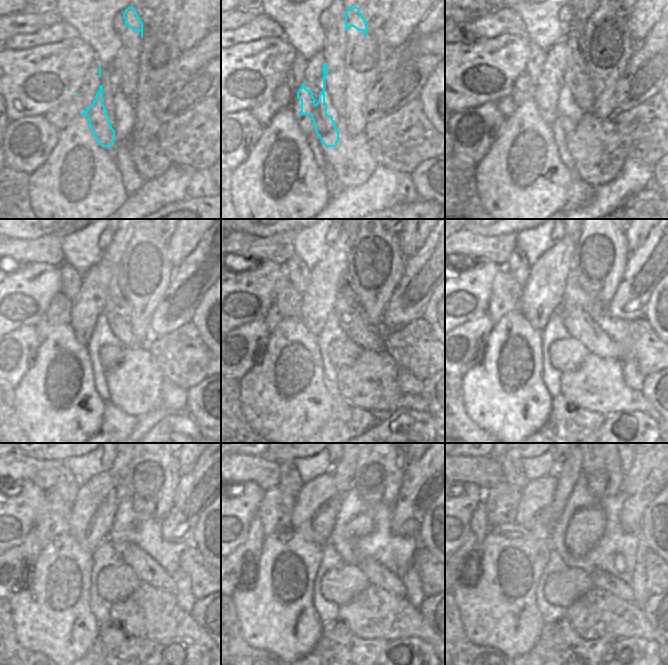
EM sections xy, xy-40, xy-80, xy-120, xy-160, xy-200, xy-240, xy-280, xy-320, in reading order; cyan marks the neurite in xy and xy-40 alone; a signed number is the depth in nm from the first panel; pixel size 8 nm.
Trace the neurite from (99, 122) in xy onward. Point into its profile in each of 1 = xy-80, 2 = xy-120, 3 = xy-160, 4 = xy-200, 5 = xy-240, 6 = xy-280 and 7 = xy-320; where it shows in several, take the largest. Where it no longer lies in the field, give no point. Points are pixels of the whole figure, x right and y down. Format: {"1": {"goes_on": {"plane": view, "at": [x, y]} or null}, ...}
{"1": {"goes_on": {"plane": "xy-80", "at": [533, 91]}}, "2": {"goes_on": {"plane": "xy-120", "at": [90, 303]}}, "3": {"goes_on": {"plane": "xy-160", "at": [326, 280]}}, "4": {"goes_on": {"plane": "xy-200", "at": [543, 292]}}, "5": {"goes_on": {"plane": "xy-240", "at": [92, 513]}}, "6": {"goes_on": {"plane": "xy-280", "at": [316, 506]}}, "7": {"goes_on": {"plane": "xy-320", "at": [534, 509]}}}

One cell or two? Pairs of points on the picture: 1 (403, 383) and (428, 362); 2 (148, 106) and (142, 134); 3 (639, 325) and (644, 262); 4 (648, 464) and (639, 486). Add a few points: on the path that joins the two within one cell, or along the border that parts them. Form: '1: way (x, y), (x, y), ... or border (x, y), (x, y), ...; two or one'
1: border (399, 366), (410, 370), (422, 381); two
2: way (145, 113), (145, 125), (143, 127); one
3: border (643, 317), (636, 318), (632, 322); two
4: way (648, 469), (644, 481); one

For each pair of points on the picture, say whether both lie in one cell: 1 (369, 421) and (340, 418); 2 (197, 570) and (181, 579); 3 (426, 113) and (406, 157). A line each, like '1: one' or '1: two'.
1: one
2: two
3: one

